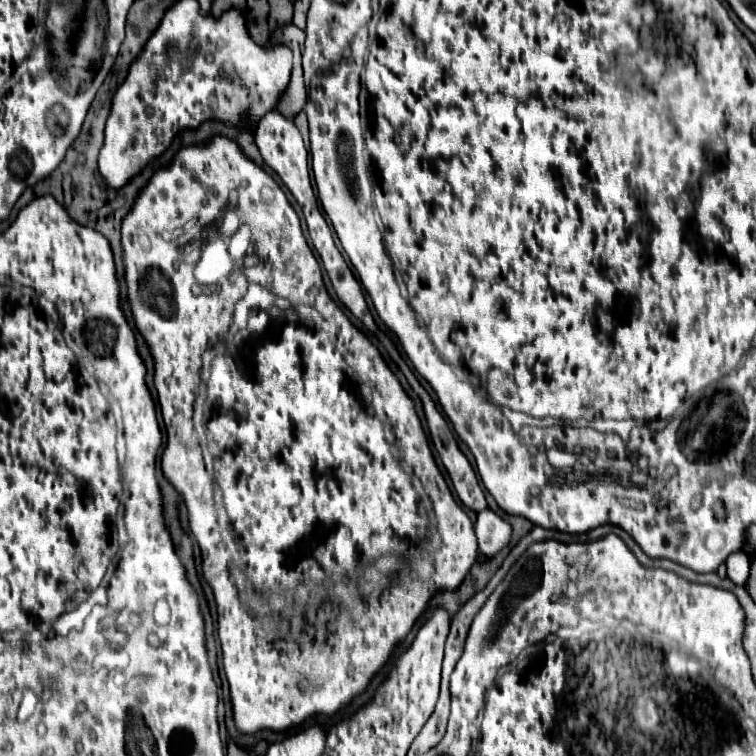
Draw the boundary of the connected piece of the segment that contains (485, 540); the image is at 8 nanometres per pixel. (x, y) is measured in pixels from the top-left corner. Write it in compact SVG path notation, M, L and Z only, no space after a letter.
M488 507L477 513L474 528L479 552L486 557L494 557L512 539L512 525Z

